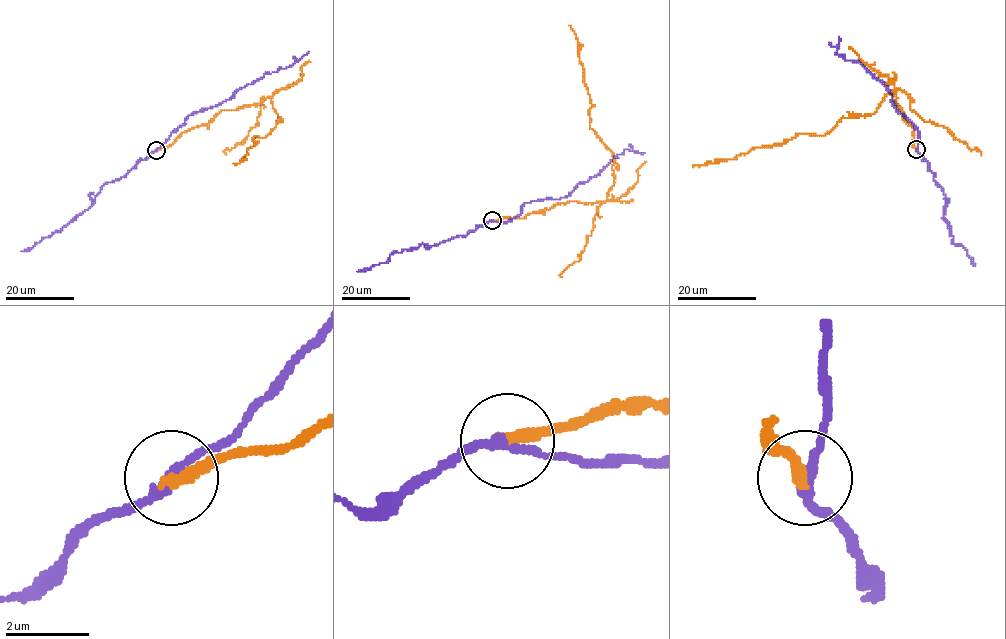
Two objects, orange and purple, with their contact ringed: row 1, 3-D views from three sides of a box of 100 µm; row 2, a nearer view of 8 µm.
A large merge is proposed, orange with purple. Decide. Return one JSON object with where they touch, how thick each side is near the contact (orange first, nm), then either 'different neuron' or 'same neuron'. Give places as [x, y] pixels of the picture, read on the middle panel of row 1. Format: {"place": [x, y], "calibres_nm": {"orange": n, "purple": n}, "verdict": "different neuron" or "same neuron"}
{"place": [492, 220], "calibres_nm": {"orange": 320, "purple": 240}, "verdict": "different neuron"}

